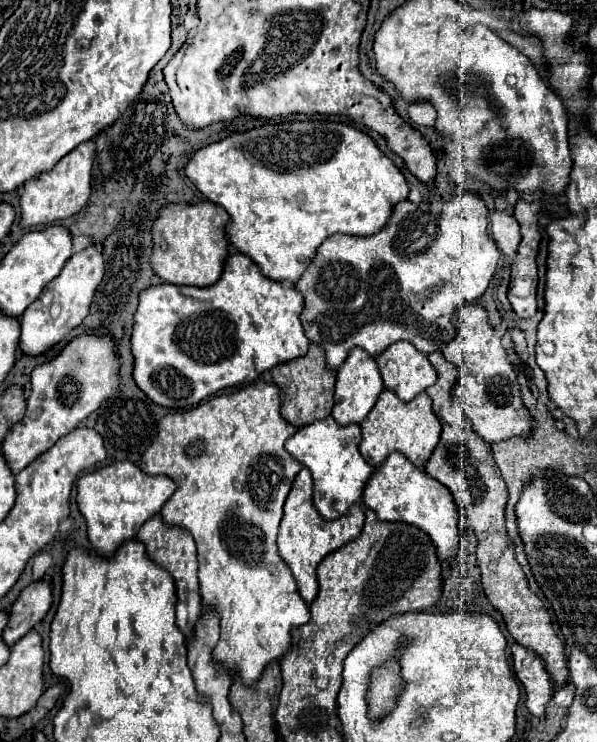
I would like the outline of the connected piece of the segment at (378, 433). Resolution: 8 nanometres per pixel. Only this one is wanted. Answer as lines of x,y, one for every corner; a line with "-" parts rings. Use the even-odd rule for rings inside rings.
384,390
378,396
376,406
370,410
368,418
360,424
362,428
362,442
360,442
360,454
372,468
380,468
384,460
392,452
404,454
416,468
424,470
438,440
440,440
440,422
436,414
432,412
432,400
426,392
418,394
412,402
400,402
394,392

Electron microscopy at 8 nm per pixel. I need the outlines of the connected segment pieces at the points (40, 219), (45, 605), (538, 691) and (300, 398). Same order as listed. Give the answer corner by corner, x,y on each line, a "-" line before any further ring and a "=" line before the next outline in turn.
88,140
80,144
76,150
72,150
70,154
66,154
50,172
42,172
34,180
28,180
20,196
20,214
22,214
20,224
22,226
50,224
54,220
76,214
90,198
94,158
96,158
96,142
=
36,580
28,584
18,600
12,604
8,626
4,628
4,642
12,646
26,632
30,632
52,606
52,586
46,580
=
520,644
512,646
514,672
526,690
526,706
534,716
542,716
546,702
552,698
552,682
544,662
532,650
=
310,344
310,350
306,356
278,364
276,368
270,370
272,372
272,382
278,388
286,388
288,382
294,382
298,386
298,396
294,400
286,400
282,404
282,418
296,426
296,428
304,428
312,422
316,422
318,418
324,420
326,416
330,416
332,406
334,406
334,382
336,382
336,374
332,370
326,370
326,354
322,350
322,346
318,344

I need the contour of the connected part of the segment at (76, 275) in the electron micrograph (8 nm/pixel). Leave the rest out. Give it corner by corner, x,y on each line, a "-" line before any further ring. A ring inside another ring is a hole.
90,244
82,252
70,256
66,266
62,268
62,274
58,274
58,278
54,278
54,282
50,282
50,286
42,290
42,298
38,298
38,302
34,302
34,306
30,306
26,314
22,314
20,318
22,352
32,356
42,354
50,346
60,342
74,326
78,326
86,318
102,278
104,278
104,256
100,244

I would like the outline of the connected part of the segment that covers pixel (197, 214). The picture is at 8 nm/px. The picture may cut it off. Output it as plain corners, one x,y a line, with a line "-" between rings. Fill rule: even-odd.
212,202
202,204
170,204
154,222
154,272
168,284
180,286
212,286
222,278
224,262
228,258
226,226
230,214

